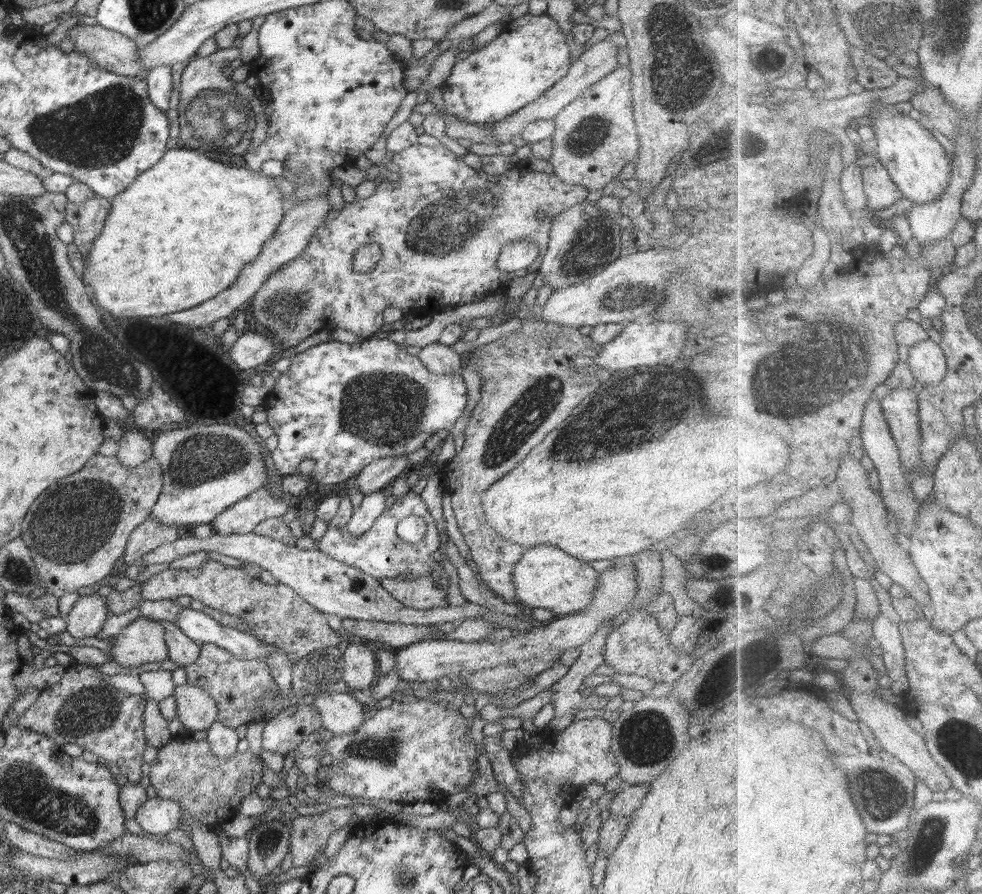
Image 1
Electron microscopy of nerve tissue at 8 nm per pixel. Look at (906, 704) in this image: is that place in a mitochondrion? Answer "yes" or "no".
no

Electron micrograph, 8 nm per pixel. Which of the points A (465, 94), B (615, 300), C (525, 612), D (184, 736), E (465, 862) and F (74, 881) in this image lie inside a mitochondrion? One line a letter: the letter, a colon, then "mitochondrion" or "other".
A: other
B: mitochondrion
C: other
D: other
E: other
F: other

